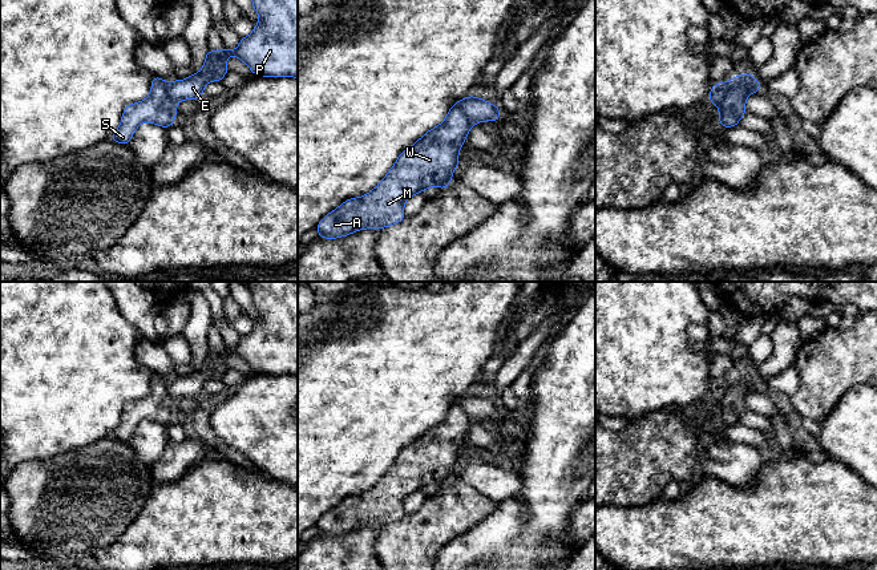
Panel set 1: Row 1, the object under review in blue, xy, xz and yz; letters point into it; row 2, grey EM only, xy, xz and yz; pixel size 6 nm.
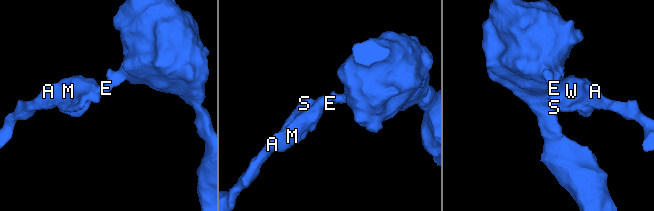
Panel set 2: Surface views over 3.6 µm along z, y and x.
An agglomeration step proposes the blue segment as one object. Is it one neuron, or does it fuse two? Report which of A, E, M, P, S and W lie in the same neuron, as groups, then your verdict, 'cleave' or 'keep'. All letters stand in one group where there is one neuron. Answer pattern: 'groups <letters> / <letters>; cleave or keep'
groups A M S W / E P; cleave

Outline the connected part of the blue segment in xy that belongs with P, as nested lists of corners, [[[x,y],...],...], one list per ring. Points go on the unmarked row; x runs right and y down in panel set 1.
[[[244,282],[251,292],[252,304],[260,319],[254,323],[250,333],[242,335],[238,345],[222,345],[214,349],[209,345],[203,365],[181,379],[167,381],[167,392],[174,400],[199,397],[209,379],[218,379],[229,369],[226,357],[235,353],[242,357],[255,373],[296,375],[298,376],[298,282]]]

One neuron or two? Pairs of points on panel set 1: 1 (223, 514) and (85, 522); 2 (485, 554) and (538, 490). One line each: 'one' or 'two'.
1: one
2: one

